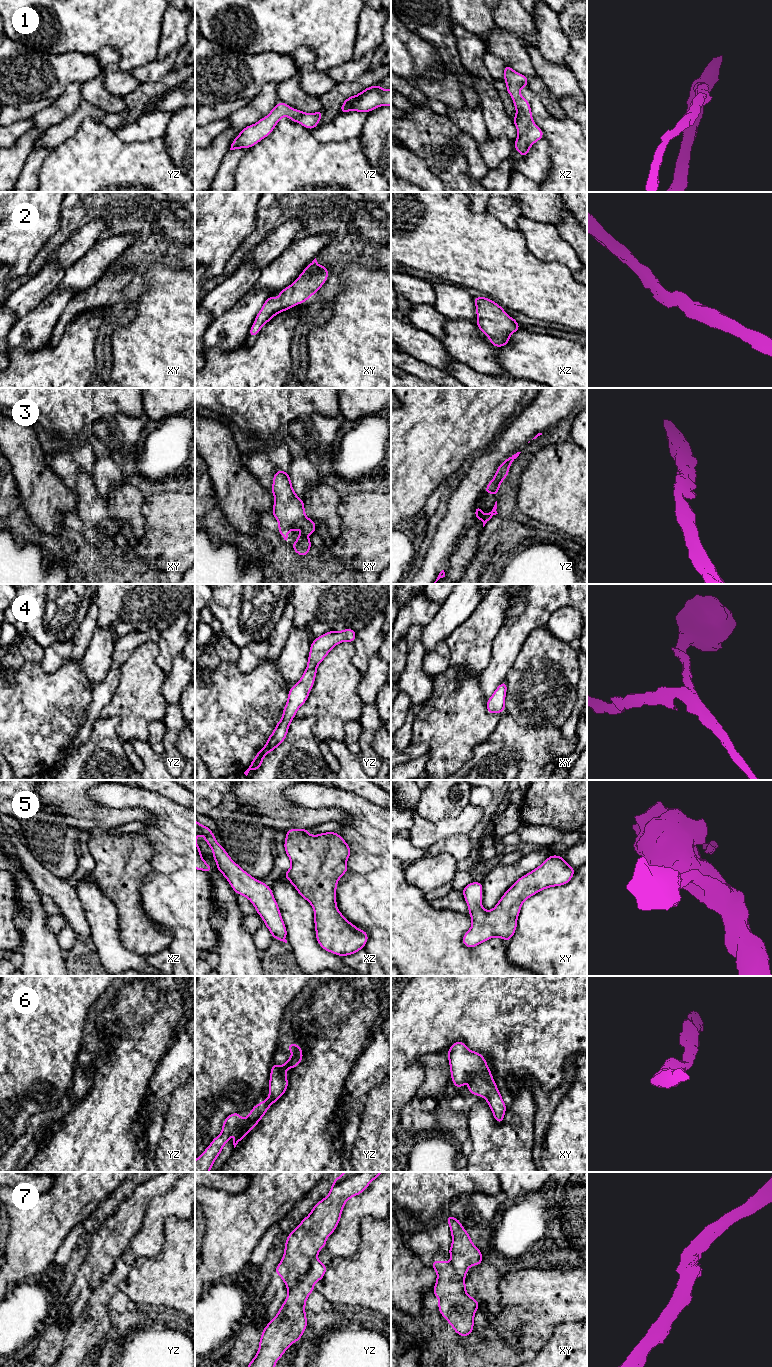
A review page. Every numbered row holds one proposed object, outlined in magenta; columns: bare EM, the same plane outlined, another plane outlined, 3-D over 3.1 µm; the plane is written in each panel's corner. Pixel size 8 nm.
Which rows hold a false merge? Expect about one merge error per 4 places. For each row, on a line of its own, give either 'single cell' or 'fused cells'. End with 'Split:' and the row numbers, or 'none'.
1: single cell
2: single cell
3: single cell
4: single cell
5: single cell
6: single cell
7: fused cells
Split: 7

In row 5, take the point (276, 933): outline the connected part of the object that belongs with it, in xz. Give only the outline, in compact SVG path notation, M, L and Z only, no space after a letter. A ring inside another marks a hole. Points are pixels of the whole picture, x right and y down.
M195 820L195 869L210 873L212 867L202 858L201 850L197 845L196 838L202 835L213 852L213 858L217 868L225 876L235 893L248 898L256 908L257 914L264 921L269 929L272 938L287 943L287 930L280 914L280 909L274 898L271 888L262 881L256 880L253 876L244 871L236 864L217 843L212 830Z

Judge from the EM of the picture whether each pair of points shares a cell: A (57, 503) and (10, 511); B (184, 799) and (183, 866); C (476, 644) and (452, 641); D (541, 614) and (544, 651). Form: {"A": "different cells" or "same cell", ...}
{"A": "different cells", "B": "different cells", "C": "same cell", "D": "different cells"}

